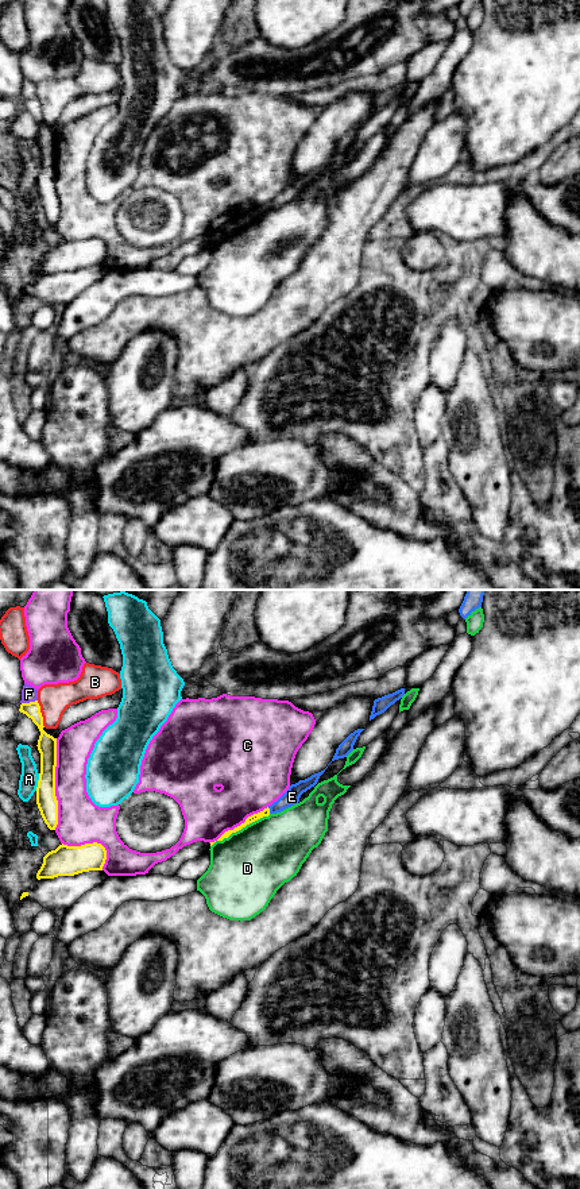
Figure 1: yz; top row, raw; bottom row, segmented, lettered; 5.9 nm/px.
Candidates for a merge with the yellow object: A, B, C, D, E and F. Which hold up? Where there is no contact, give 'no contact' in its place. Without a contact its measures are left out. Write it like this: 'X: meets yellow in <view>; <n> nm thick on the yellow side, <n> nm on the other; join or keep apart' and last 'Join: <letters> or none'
A: meets yellow in yz; 120 nm thick on the yellow side, 110 nm on the other; keep apart
B: meets yellow in yz; 110 nm thick on the yellow side, 180 nm on the other; keep apart
C: meets yellow in yz; 120 nm thick on the yellow side, 260 nm on the other; keep apart
D: meets yellow in yz; 50 nm thick on the yellow side, 440 nm on the other; keep apart
E: meets yellow in yz; 50 nm thick on the yellow side, 100 nm on the other; keep apart
F: meets yellow in yz; 100 nm thick on the yellow side, 100 nm on the other; keep apart
Join: none

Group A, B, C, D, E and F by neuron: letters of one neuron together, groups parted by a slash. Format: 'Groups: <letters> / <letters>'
Groups: A / B / C / D / E / F

